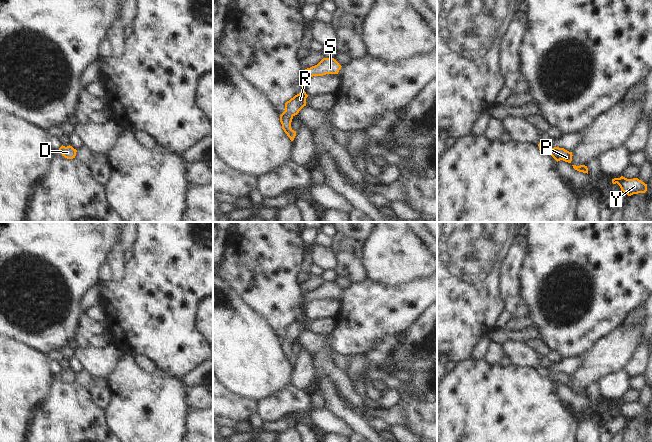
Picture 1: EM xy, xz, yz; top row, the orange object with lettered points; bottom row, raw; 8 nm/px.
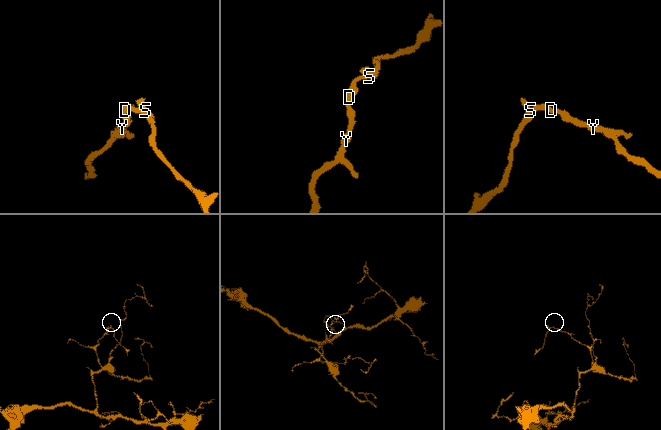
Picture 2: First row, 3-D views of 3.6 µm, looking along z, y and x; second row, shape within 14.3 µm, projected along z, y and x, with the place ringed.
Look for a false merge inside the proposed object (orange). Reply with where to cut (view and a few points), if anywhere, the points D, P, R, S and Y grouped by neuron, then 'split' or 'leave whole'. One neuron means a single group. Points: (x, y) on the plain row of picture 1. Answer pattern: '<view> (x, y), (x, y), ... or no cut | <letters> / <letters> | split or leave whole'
no cut | D P R S Y | leave whole

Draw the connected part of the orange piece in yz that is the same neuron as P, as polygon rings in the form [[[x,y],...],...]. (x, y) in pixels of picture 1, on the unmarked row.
[[[540,366],[538,370],[542,378],[550,378],[557,386],[563,384],[565,386],[571,387],[572,385],[572,376],[569,376],[564,372],[551,372],[548,368],[545,368],[543,366]]]

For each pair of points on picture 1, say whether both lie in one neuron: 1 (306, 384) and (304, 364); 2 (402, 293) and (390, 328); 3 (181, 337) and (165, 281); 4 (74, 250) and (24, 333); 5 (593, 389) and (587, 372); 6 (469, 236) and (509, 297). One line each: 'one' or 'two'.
1: one
2: one
3: one
4: one
5: two
6: two

